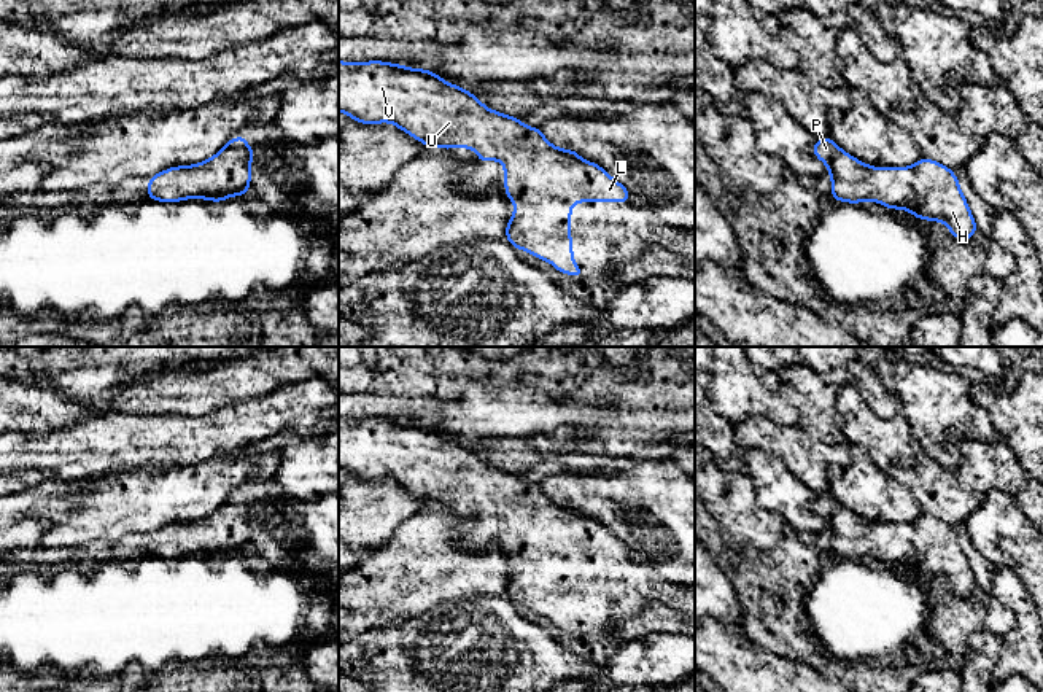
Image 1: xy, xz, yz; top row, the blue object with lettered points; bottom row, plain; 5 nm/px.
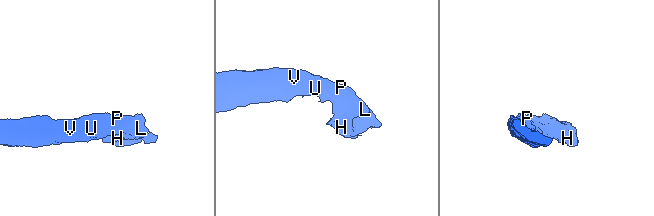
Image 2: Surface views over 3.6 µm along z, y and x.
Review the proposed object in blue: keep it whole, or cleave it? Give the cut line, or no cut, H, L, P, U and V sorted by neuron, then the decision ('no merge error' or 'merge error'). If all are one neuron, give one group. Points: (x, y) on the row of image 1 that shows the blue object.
cut none; groups H L P U V; no merge error

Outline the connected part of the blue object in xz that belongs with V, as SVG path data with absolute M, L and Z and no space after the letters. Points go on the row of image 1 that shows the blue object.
M339 60L339 111L363 124L393 122L426 148L471 148L477 151L479 162L502 162L504 192L515 204L504 237L515 250L549 261L571 277L585 275L572 255L572 205L631 202L628 189L598 164L585 161L574 150L553 146L539 127L525 126L518 118L487 108L472 92L444 81L429 70L380 60Z

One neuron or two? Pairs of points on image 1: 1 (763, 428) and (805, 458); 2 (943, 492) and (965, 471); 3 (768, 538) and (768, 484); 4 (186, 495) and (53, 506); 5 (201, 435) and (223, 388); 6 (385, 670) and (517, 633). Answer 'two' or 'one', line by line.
1: one
2: two
3: two
4: one
5: two
6: one

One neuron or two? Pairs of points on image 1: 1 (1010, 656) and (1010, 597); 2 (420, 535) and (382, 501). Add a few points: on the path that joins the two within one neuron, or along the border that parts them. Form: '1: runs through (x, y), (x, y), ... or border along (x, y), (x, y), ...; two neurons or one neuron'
1: runs through (1021, 641), (1023, 611); one neuron
2: border along (426, 508), (406, 519), (377, 546); two neurons

